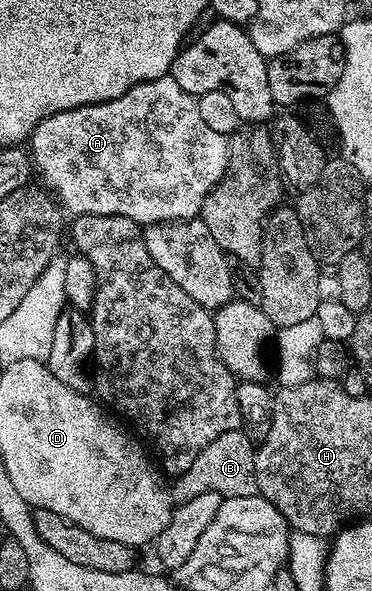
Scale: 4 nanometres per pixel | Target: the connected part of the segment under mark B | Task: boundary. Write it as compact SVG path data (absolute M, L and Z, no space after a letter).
M243 429L226 432L218 436L218 440L206 444L206 448L198 452L198 460L194 460L186 472L175 475L173 482L176 483L171 483L170 493L176 504L194 500L194 496L202 496L202 492L218 492L221 499L257 493L256 446Z

